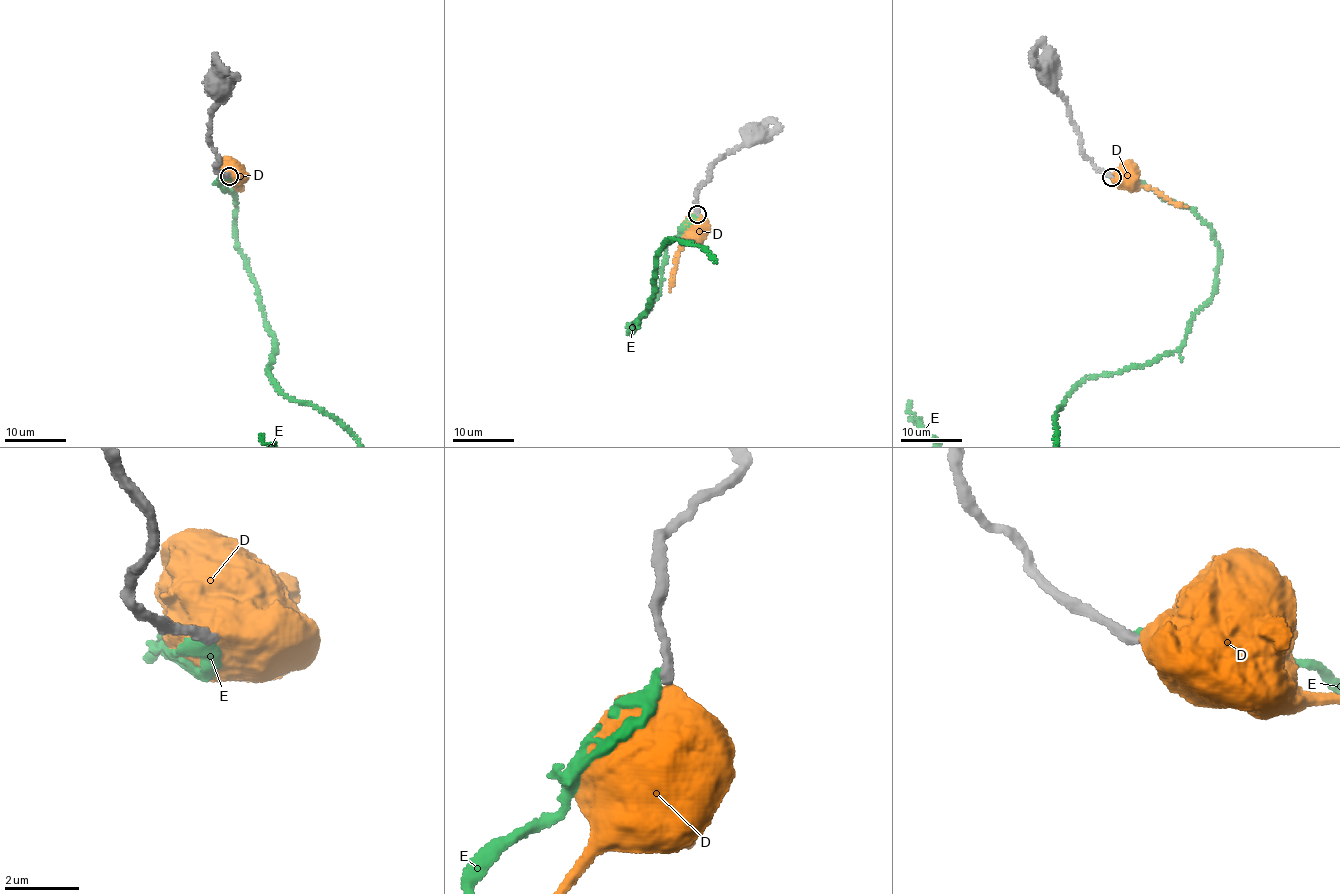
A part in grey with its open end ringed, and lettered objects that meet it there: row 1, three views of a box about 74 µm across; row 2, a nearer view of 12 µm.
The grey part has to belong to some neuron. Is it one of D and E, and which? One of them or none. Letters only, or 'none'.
none

